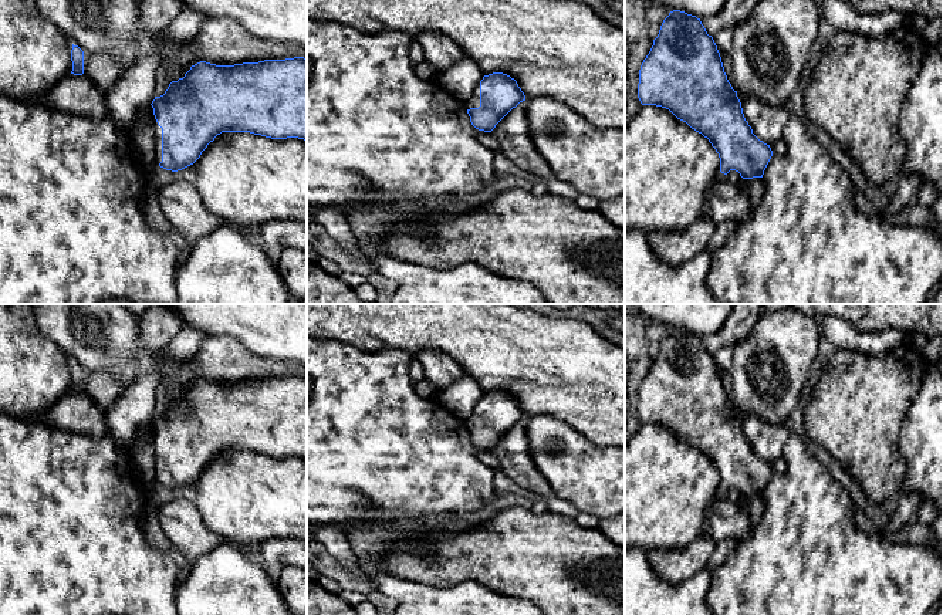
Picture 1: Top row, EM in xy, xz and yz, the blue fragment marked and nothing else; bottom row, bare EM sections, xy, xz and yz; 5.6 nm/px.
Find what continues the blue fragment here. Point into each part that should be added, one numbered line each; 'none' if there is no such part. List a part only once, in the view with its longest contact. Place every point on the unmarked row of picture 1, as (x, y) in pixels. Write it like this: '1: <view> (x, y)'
1: xy (158, 449)

